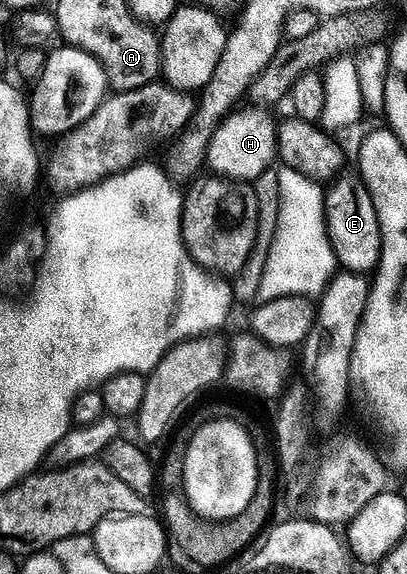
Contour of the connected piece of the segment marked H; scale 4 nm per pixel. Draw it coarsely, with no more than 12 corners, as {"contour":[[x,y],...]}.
{"contour":[[236,110],[215,127],[206,166],[257,180],[277,159],[277,123]]}

